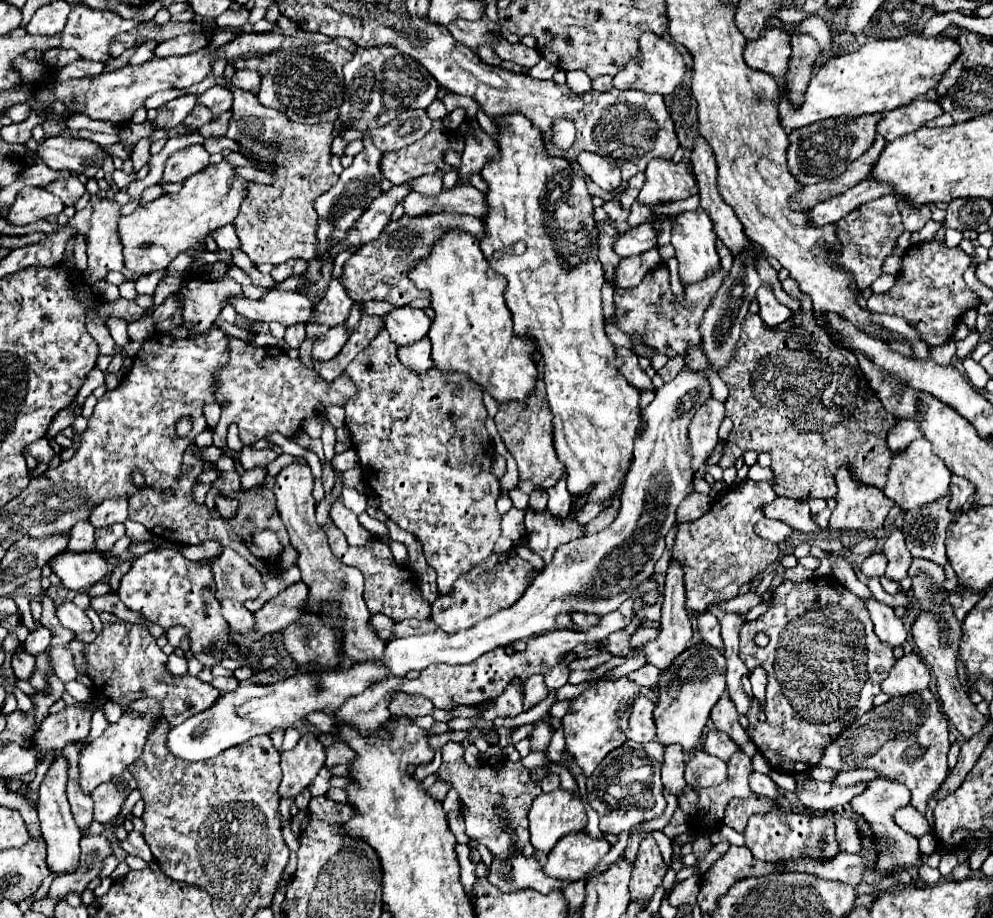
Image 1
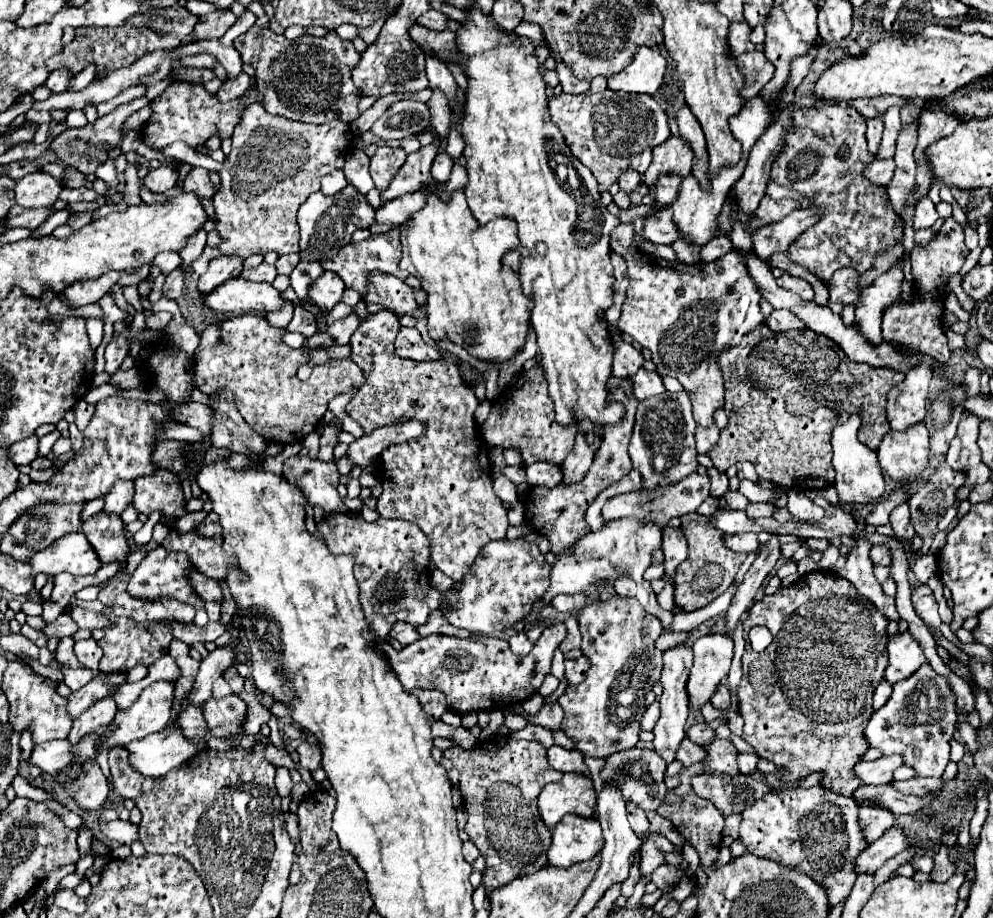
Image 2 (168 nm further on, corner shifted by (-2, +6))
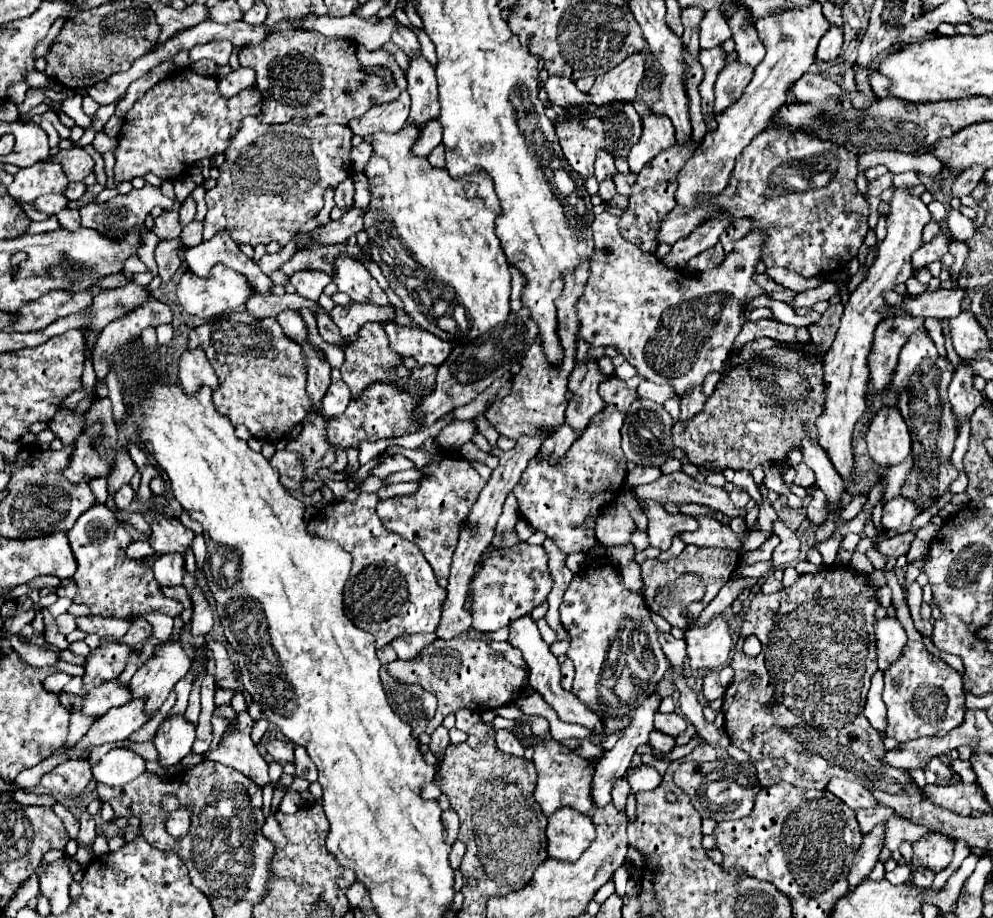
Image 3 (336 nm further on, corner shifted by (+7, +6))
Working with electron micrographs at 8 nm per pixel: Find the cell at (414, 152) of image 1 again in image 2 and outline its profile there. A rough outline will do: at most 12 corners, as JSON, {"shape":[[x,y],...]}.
{"shape":[[379,146],[371,156],[371,178],[385,190],[405,164],[403,148]]}

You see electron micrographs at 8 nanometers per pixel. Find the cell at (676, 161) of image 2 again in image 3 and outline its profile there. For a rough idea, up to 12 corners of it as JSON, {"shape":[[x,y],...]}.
{"shape":[[642,116],[642,136],[626,160],[640,172],[676,142],[668,116]]}

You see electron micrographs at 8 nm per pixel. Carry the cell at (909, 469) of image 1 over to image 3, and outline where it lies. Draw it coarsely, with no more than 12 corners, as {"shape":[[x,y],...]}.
{"shape":[[896,406],[876,412],[866,432],[872,460],[896,466],[910,432]]}

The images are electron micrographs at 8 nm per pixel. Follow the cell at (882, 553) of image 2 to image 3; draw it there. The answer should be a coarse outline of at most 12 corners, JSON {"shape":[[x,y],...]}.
{"shape":[[914,530],[900,532],[878,544],[882,556],[900,558],[916,538]]}

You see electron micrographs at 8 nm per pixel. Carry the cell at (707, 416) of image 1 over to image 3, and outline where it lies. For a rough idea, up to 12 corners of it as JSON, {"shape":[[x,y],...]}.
{"shape":[[592,230],[582,340],[690,392],[744,324],[760,234],[690,278]]}

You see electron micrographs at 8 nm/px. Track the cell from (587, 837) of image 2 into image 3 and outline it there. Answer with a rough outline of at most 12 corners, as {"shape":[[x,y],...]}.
{"shape":[[588,814],[548,816],[548,856],[574,862],[594,840]]}

